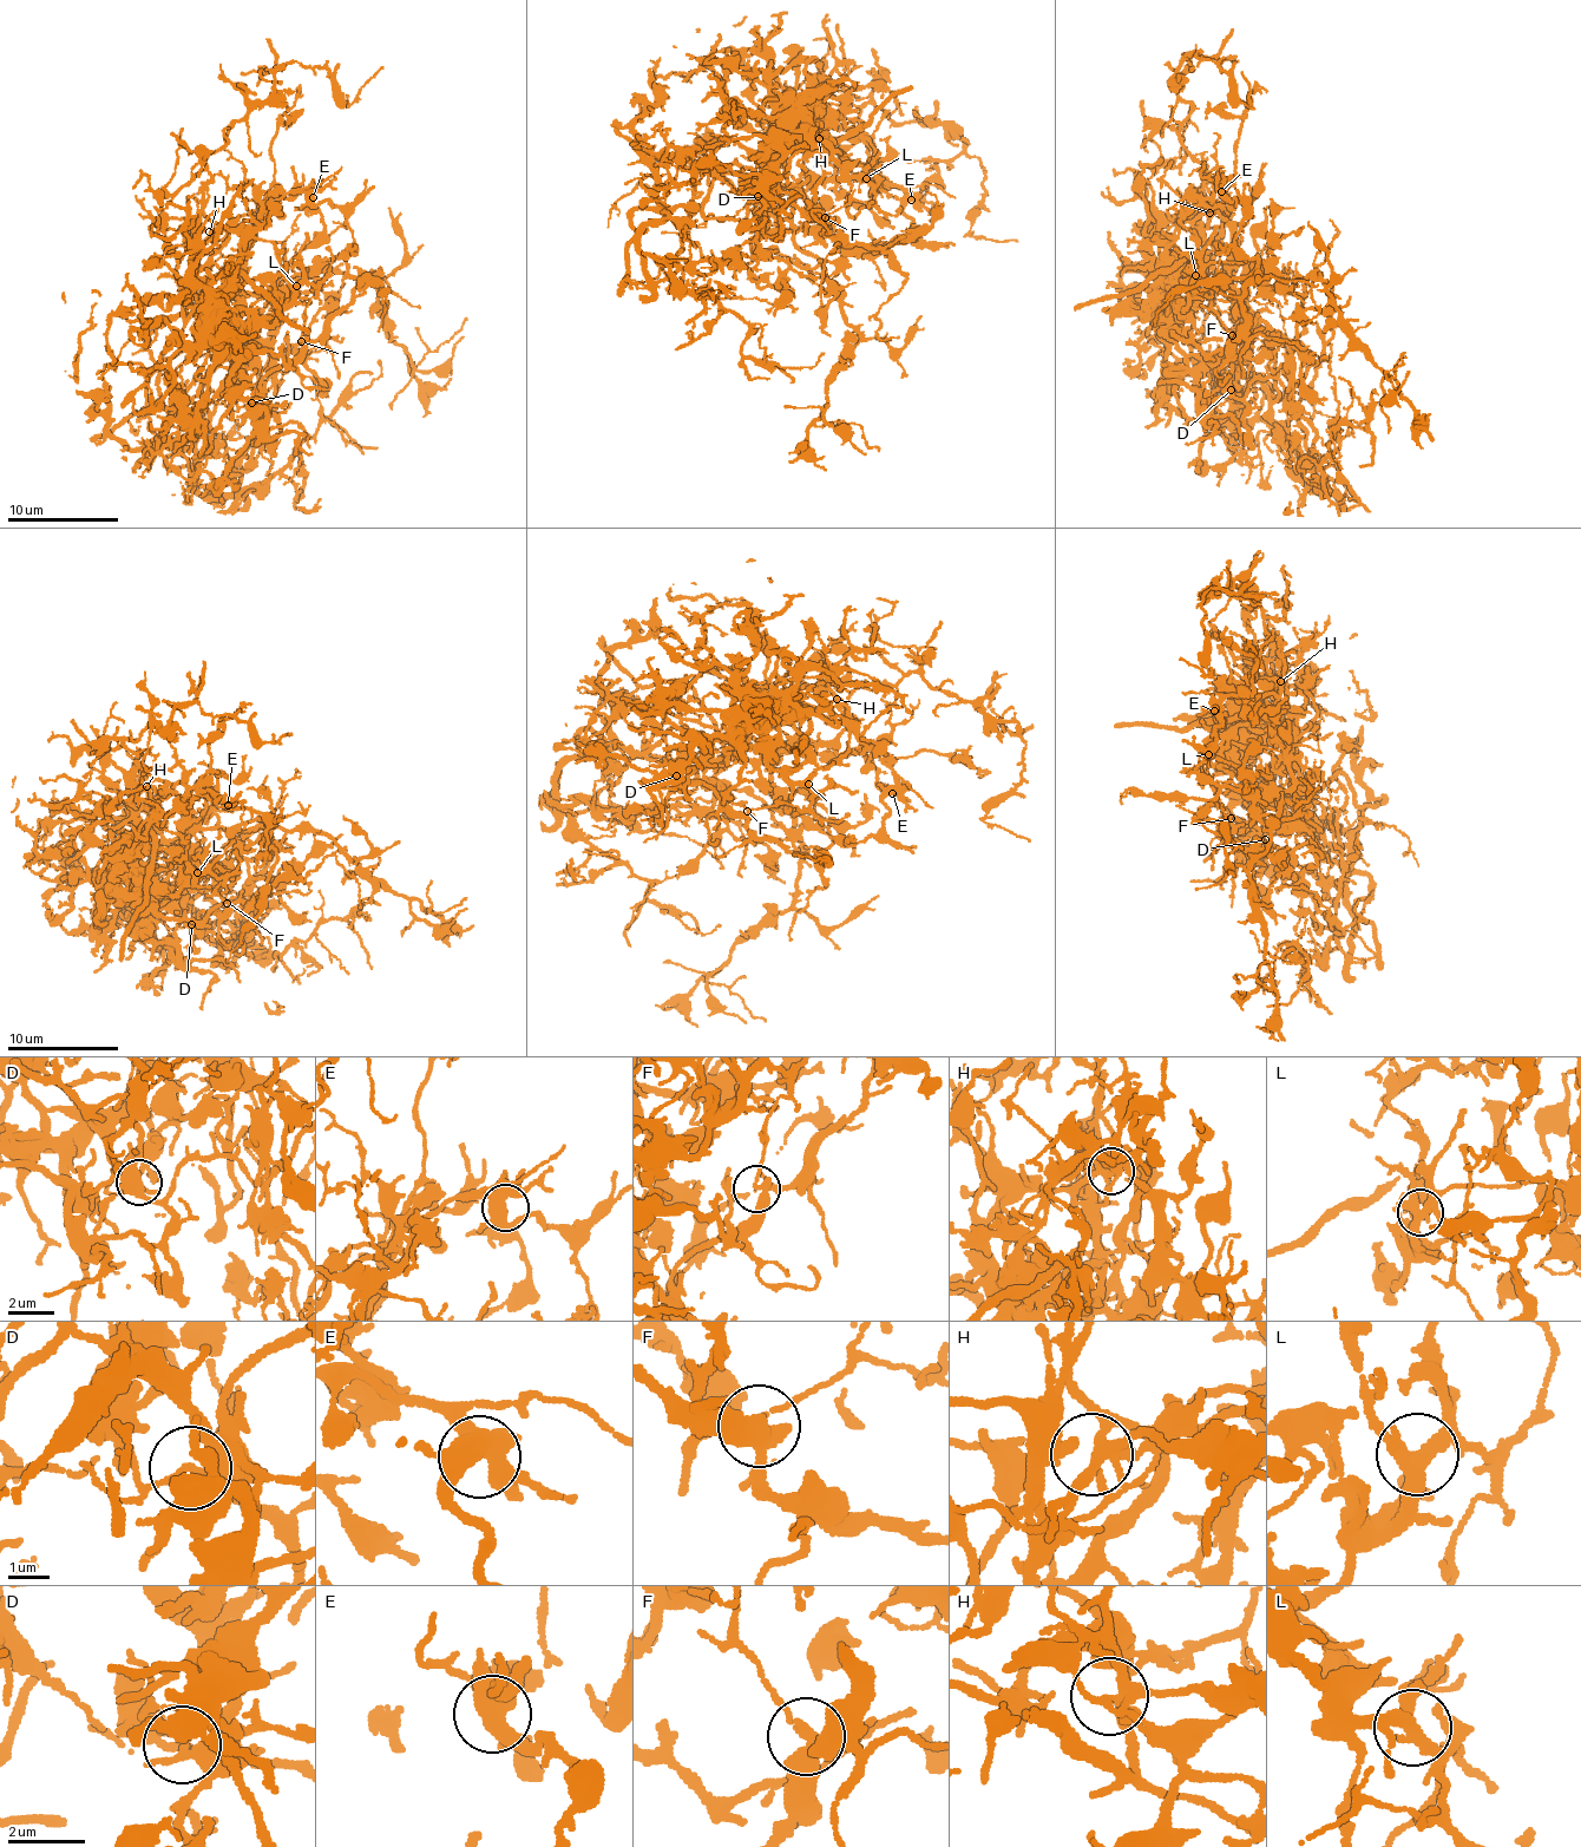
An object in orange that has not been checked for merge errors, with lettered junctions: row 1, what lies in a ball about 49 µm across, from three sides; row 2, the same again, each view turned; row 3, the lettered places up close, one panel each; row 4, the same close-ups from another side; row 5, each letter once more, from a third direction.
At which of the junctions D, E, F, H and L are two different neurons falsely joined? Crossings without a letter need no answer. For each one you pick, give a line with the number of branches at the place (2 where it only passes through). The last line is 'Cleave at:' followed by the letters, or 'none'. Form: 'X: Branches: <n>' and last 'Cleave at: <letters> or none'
D: Branches: 2
F: Branches: 3
H: Branches: 7
Cleave at: D, F, H

